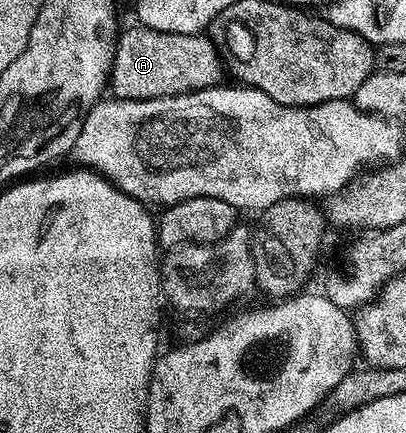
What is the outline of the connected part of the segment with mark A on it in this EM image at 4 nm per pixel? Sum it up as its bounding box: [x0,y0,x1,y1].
[108,25,224,99]

